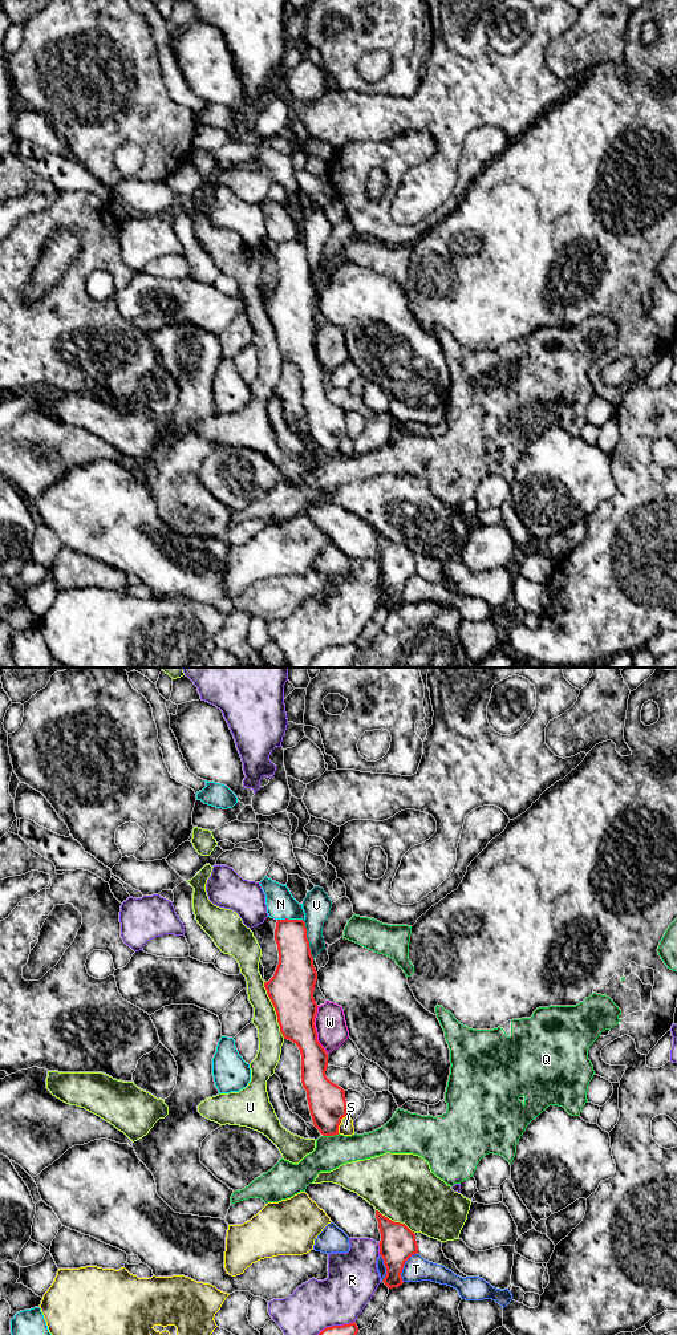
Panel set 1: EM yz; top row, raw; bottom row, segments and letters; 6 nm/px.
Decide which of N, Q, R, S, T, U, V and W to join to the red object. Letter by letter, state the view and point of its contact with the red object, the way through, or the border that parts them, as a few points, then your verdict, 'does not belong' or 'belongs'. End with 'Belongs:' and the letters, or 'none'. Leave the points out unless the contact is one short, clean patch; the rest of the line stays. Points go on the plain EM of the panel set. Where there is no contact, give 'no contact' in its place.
N: yz (291, 240) | does not belong
Q: yz (331, 455) | along yz (339, 454), (323, 457) | does not belong
R: yz (329, 648) | does not belong
S: yz (339, 445) | does not belong
T: yz (402, 587) | along yz (417, 573), (405, 583), (401, 593), (402, 601) | does not belong
U: yz (275, 331) | does not belong
V: yz (307, 260) | along yz (303, 242), (307, 250), (309, 274), (313, 278) | does not belong
W: yz (315, 351) | along yz (317, 327), (315, 337), (316, 360), (327, 374) | does not belong
Belongs: none

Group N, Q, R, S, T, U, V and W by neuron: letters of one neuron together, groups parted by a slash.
N / Q / R / S / T / U / V / W

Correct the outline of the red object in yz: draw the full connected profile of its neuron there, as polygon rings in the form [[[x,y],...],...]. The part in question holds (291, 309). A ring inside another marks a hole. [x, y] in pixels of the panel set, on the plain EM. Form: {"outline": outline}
{"outline": [[[277,240],[275,249],[275,261],[277,264],[279,284],[273,297],[264,303],[267,315],[275,328],[277,344],[284,360],[293,362],[301,374],[301,403],[307,411],[307,421],[313,446],[323,457],[338,455],[341,439],[346,437],[345,411],[332,403],[327,395],[328,374],[317,361],[315,338],[317,324],[313,318],[313,311],[317,301],[317,293],[313,287],[307,248],[303,240]]]}

